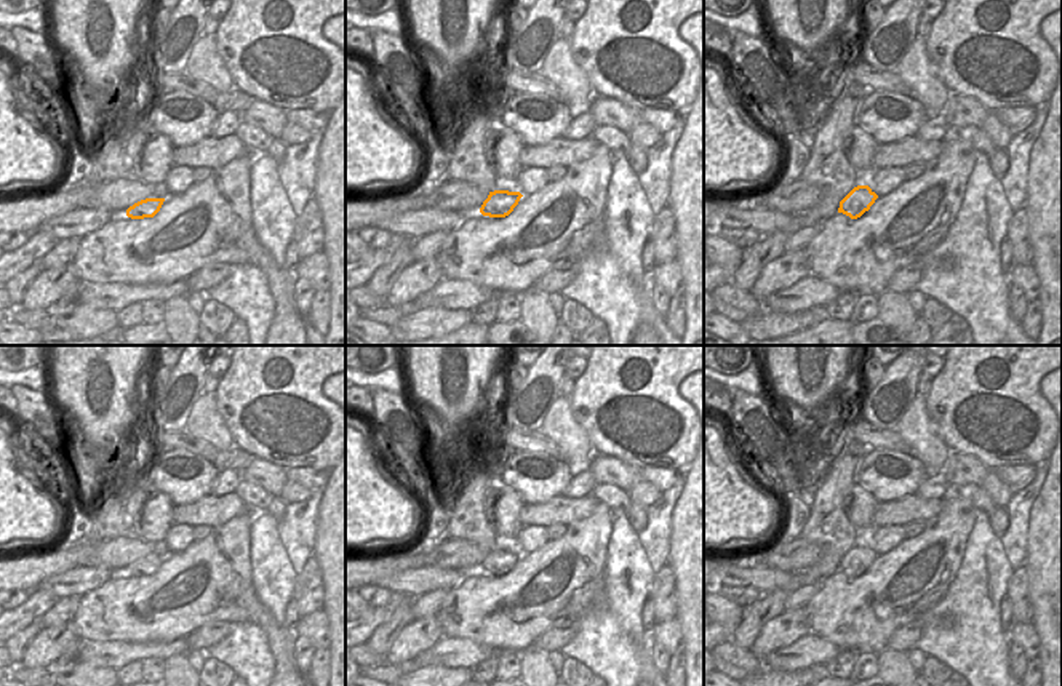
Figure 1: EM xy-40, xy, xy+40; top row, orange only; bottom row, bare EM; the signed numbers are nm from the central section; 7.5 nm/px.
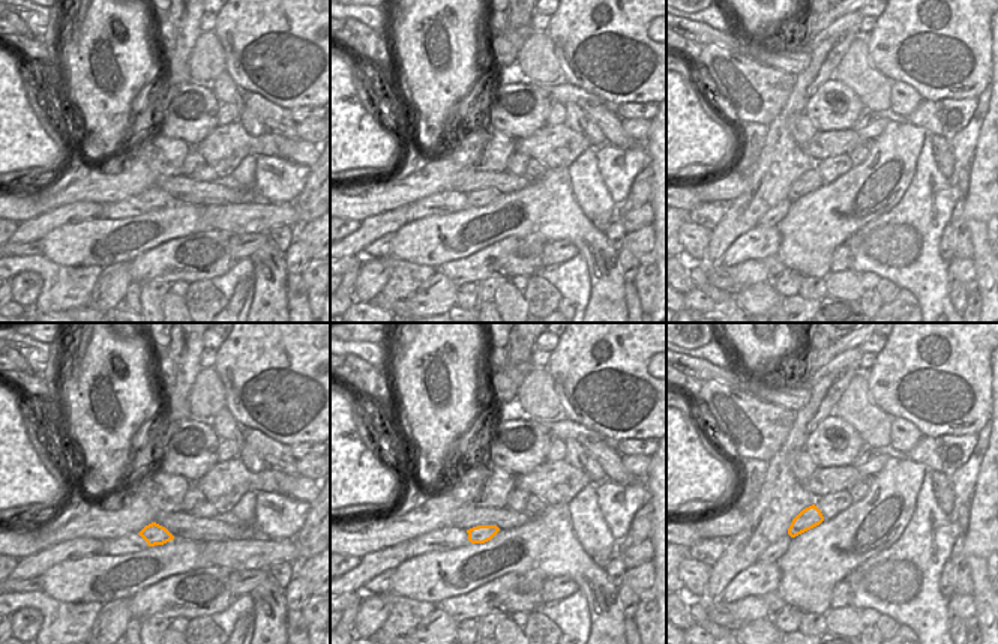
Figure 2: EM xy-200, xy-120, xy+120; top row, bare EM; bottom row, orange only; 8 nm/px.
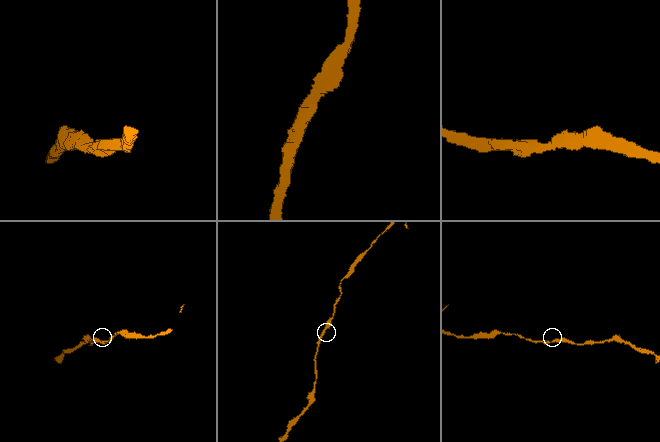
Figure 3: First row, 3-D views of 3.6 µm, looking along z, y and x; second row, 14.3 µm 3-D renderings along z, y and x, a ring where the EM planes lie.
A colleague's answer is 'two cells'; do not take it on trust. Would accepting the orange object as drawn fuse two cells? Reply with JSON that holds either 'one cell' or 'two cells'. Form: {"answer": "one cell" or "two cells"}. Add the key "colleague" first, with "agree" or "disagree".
{"colleague": "disagree", "answer": "one cell"}

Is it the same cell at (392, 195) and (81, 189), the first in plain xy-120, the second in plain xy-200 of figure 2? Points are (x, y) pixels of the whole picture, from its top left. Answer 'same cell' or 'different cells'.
same cell

